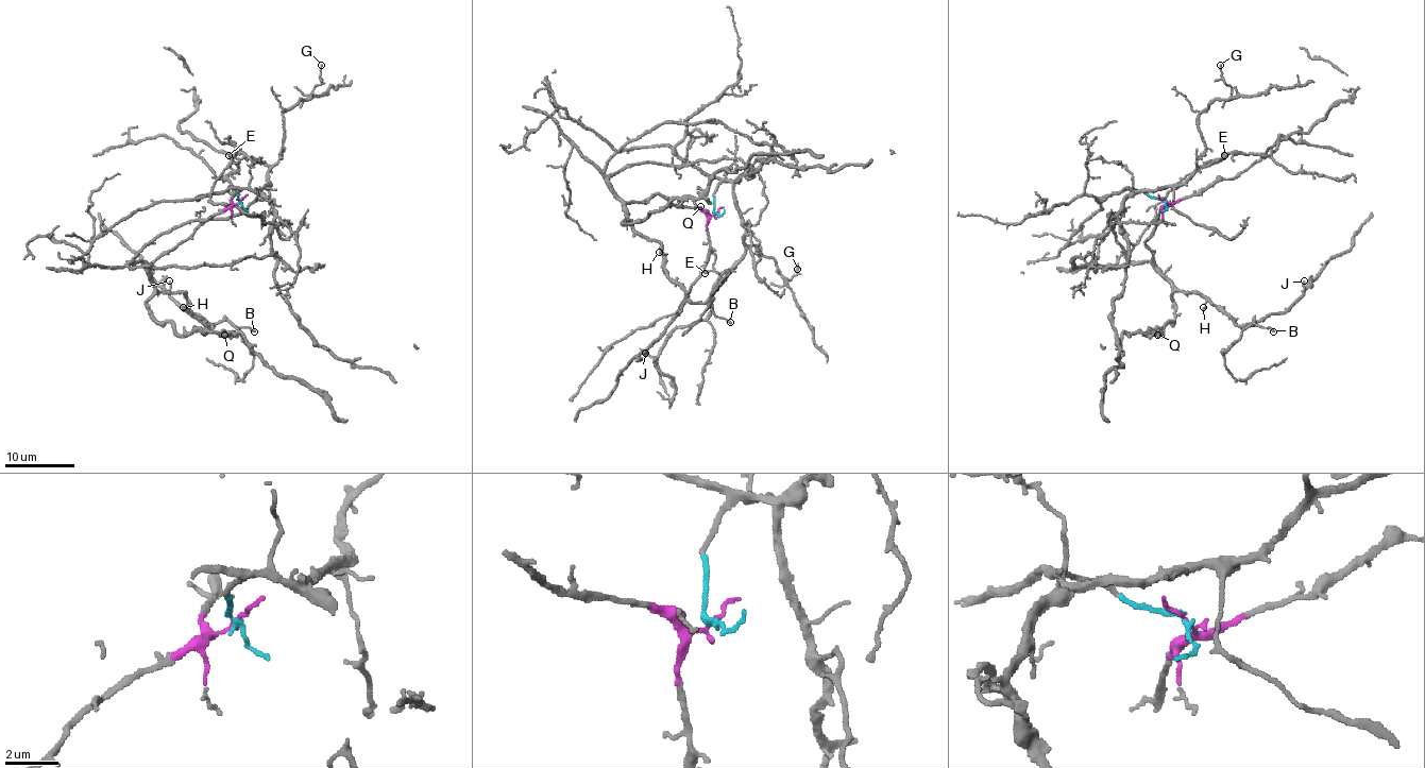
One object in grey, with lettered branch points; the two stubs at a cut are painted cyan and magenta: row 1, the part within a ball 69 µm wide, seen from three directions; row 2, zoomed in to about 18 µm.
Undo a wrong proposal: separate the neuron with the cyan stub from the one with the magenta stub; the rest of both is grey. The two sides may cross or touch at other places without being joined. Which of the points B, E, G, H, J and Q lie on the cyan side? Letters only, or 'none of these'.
E, G

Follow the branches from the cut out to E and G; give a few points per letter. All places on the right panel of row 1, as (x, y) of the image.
E: (1165, 202), (1132, 189), (1149, 191), (1184, 184), (1224, 156)
G: (1165, 202), (1132, 189), (1177, 186), (1193, 172), (1205, 149), (1199, 116), (1214, 100), (1232, 95), (1219, 65)

